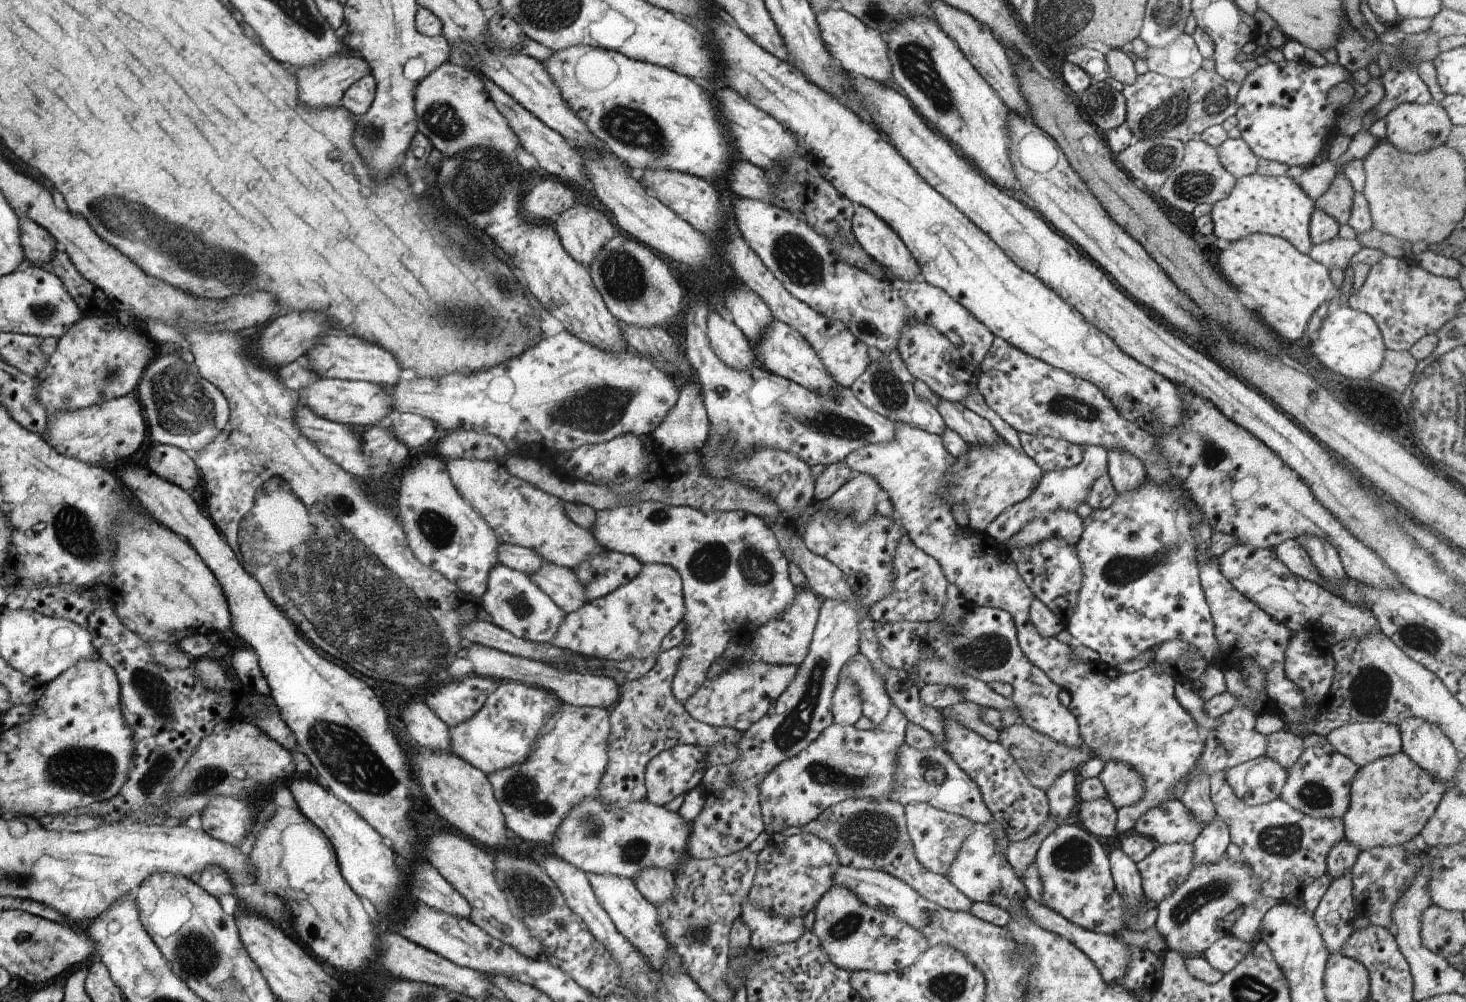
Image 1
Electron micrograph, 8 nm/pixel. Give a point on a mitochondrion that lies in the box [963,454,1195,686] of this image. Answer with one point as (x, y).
(1119, 570)

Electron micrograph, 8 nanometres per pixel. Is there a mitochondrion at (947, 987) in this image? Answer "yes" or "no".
yes

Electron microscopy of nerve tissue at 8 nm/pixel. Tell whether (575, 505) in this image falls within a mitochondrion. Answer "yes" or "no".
no

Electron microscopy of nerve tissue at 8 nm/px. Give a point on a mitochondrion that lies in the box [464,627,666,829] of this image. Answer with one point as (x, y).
(521, 791)

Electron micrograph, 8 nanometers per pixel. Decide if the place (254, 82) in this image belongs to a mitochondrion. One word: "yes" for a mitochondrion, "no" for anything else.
no

